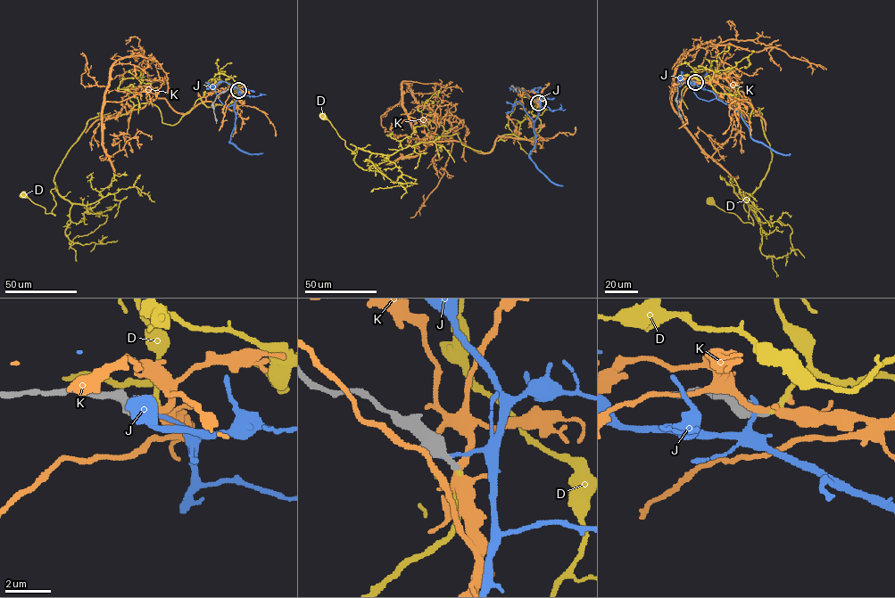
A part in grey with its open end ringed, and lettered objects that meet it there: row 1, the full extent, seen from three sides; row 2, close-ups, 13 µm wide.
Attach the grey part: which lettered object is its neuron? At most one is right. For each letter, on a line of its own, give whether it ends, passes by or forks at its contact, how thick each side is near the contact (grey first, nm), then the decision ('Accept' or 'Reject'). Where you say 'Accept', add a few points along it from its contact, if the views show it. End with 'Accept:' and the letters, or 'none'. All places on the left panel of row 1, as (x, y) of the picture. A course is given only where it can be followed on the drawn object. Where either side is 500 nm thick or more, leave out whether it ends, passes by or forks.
D: It ends there. Thickness 240 nm (grey) against 200 nm. Accept. Its course: (238, 90), (227, 107), (200, 98), (174, 125), (150, 102), (90, 118), (54, 176), (54, 215), (23, 195)
J: Thickness 550 nm (grey) against 180 nm. Reject
K: It forks there. Thickness 280 nm (grey) against 280 nm. Reject
Accept: D

